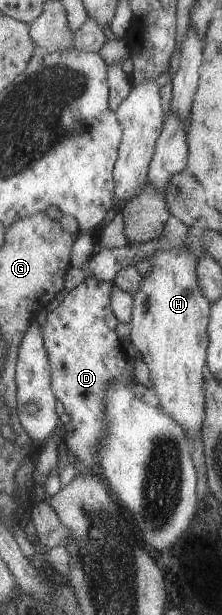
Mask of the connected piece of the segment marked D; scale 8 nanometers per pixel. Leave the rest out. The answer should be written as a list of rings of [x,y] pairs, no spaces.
[[[88,275],[76,289],[68,291],[68,295],[54,311],[48,313],[46,324],[43,327],[45,346],[49,351],[49,360],[53,369],[51,384],[57,399],[64,405],[65,411],[70,417],[64,443],[67,451],[73,454],[74,463],[86,473],[103,471],[102,465],[100,465],[103,457],[101,448],[103,440],[107,437],[107,394],[111,387],[110,382],[117,380],[128,384],[133,381],[134,363],[116,333],[118,319],[110,307],[113,285],[113,282],[103,282],[97,277]]]

